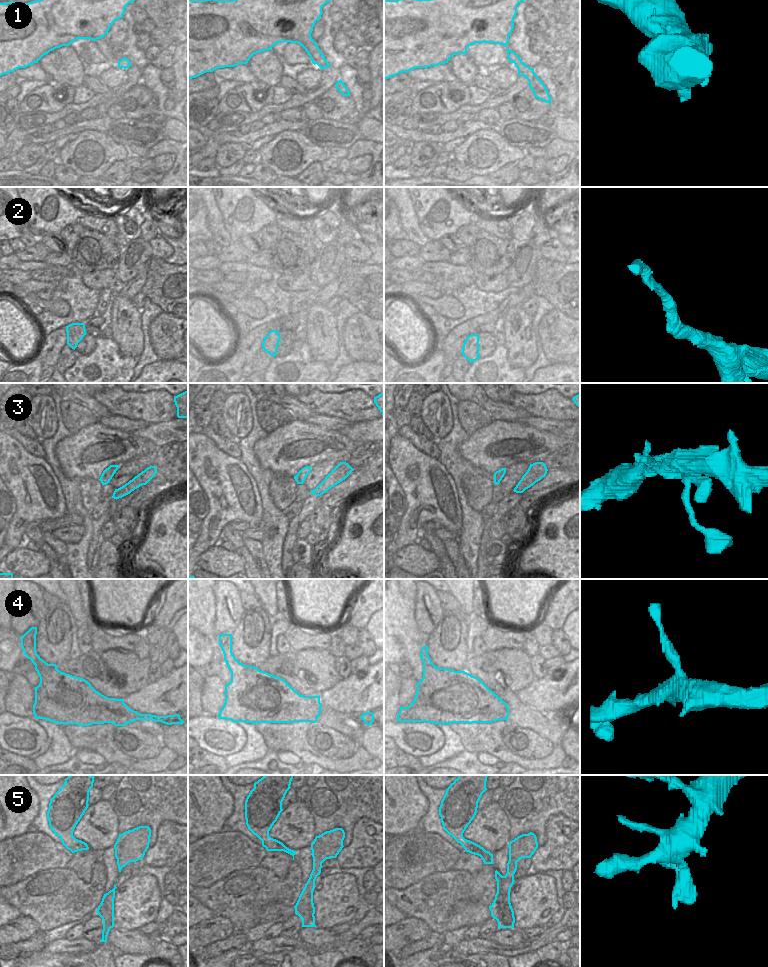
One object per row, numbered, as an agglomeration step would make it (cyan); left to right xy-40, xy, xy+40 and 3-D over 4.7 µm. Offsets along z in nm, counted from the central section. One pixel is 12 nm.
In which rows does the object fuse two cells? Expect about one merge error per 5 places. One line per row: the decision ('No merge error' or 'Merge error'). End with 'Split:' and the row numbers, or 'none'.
1: No merge error
2: No merge error
3: No merge error
4: No merge error
5: No merge error
Split: none.

